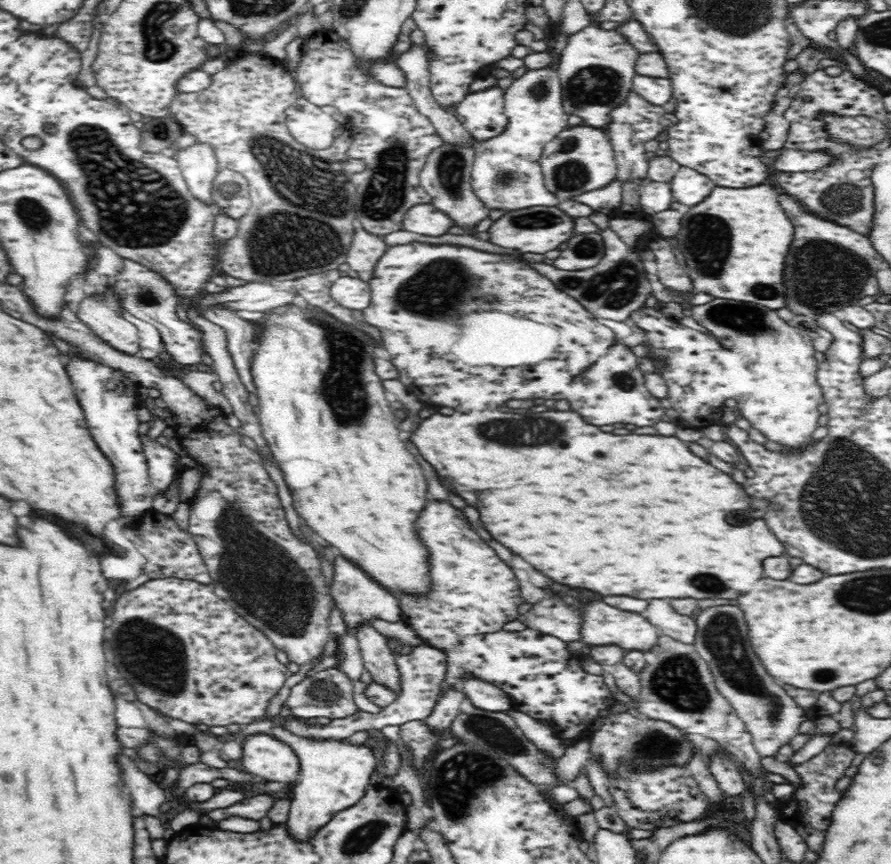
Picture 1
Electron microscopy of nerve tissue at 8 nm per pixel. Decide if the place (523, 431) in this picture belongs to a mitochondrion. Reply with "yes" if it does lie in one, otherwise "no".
yes

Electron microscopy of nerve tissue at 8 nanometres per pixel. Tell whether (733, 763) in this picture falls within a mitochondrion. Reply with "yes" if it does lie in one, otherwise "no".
no

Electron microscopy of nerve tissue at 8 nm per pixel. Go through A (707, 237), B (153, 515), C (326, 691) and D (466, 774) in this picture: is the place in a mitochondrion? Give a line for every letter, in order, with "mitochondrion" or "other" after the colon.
A: mitochondrion
B: other
C: mitochondrion
D: mitochondrion

